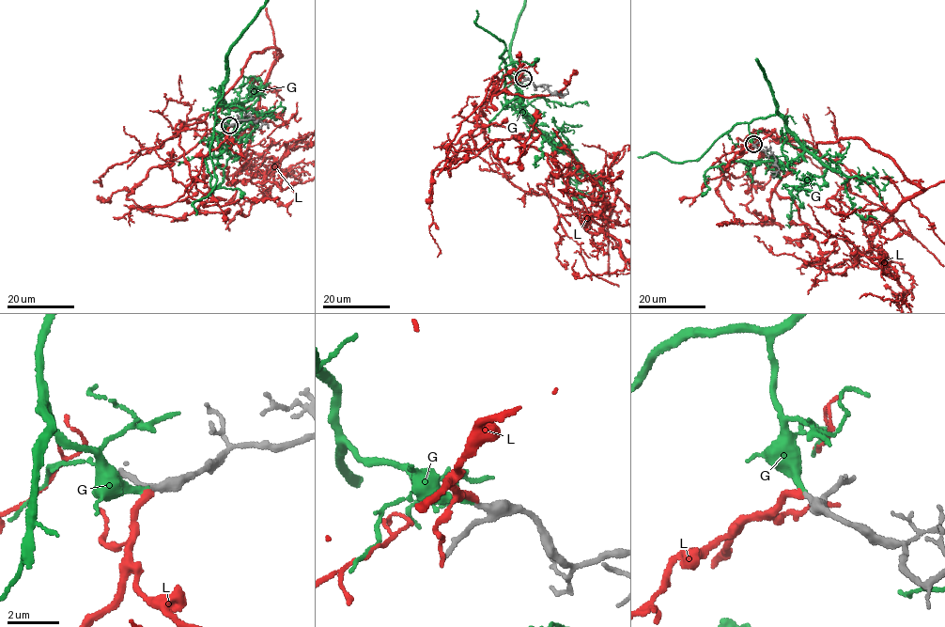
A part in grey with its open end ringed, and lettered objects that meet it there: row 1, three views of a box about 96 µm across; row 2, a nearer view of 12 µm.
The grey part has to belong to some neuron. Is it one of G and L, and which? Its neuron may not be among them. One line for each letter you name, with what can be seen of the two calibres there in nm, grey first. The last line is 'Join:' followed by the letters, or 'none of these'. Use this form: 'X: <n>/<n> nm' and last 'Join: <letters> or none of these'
G: 280/240 nm
Join: G

